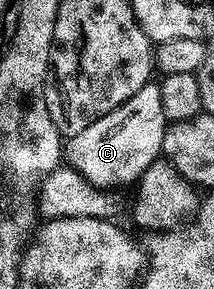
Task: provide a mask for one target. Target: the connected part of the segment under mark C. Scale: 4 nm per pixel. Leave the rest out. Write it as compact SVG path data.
M149 84L118 108L108 110L106 116L94 120L78 136L67 139L62 154L67 165L78 171L90 184L105 192L115 186L128 186L140 181L142 172L161 157L166 119L162 112L162 96L159 85Z

